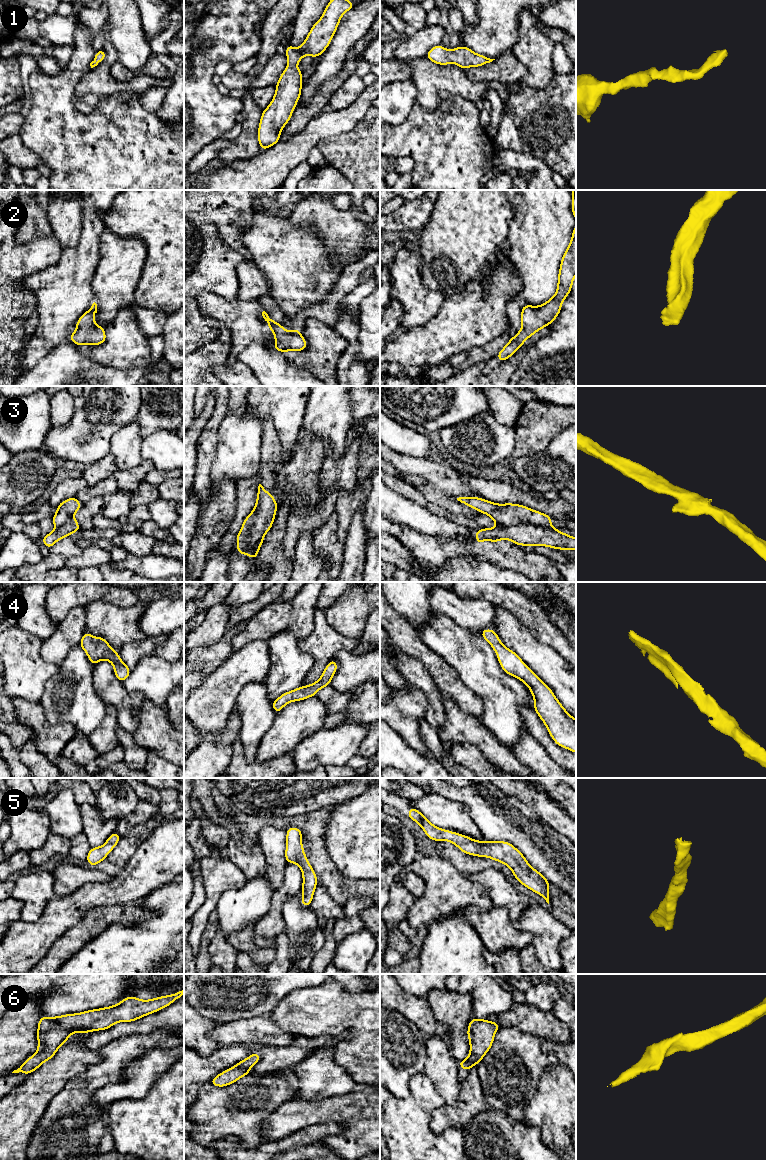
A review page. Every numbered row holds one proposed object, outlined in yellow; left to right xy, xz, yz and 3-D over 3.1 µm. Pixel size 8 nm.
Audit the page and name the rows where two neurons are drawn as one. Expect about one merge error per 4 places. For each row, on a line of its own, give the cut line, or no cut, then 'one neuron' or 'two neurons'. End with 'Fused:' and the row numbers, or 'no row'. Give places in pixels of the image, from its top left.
1: no cut; one neuron
2: no cut; one neuron
3: cut in yz along (498, 524), (505, 526), (534, 524), (551, 527); two neurons
4: no cut; one neuron
5: no cut; one neuron
6: no cut; one neuron
Fused: 3

